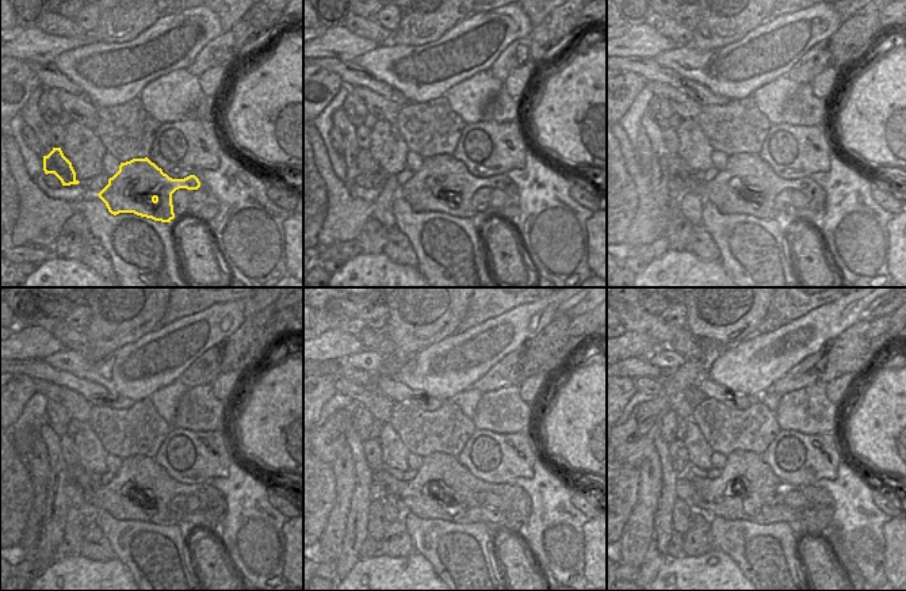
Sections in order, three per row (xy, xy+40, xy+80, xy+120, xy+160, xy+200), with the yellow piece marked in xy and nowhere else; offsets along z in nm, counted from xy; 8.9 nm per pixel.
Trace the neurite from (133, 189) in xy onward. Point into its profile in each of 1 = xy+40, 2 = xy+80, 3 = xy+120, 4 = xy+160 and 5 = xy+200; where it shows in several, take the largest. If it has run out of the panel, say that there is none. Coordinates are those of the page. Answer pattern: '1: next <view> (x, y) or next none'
1: next xy+40 (454, 186)
2: next xy+80 (754, 175)
3: next xy+120 (148, 477)
4: next xy+160 (440, 471)
5: next xy+200 (744, 469)

